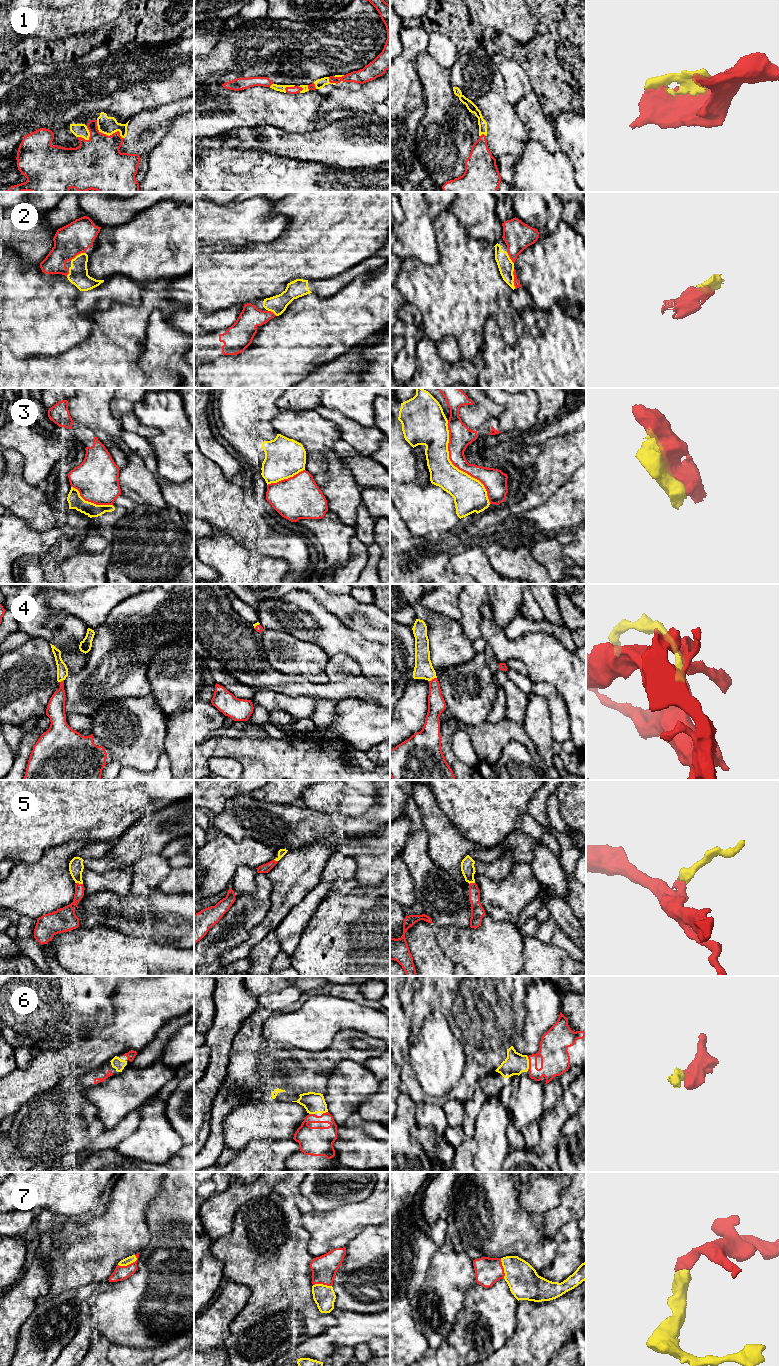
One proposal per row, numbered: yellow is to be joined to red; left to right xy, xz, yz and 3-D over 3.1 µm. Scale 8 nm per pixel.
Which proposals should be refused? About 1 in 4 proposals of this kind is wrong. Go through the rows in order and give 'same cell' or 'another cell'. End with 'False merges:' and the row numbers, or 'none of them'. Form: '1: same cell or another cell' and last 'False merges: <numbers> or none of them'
1: same cell
2: same cell
3: another cell
4: same cell
5: same cell
6: same cell
7: same cell
False merges: 3

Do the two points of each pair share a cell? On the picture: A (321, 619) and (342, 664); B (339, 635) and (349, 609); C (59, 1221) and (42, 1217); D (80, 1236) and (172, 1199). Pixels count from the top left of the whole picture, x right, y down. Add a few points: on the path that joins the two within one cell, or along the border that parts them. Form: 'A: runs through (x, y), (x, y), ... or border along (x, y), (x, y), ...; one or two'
A: border along (330, 656), (336, 653), (345, 653), (359, 663); two
B: border along (326, 608), (346, 626), (357, 631), (363, 637); two
C: runs through (55, 1221), (48, 1221), (46, 1219); one
D: border along (158, 1190), (157, 1196), (146, 1210), (149, 1233); two

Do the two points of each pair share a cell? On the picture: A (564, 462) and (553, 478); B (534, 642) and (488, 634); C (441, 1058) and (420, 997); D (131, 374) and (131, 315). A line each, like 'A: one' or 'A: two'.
A: one
B: one
C: one
D: one

